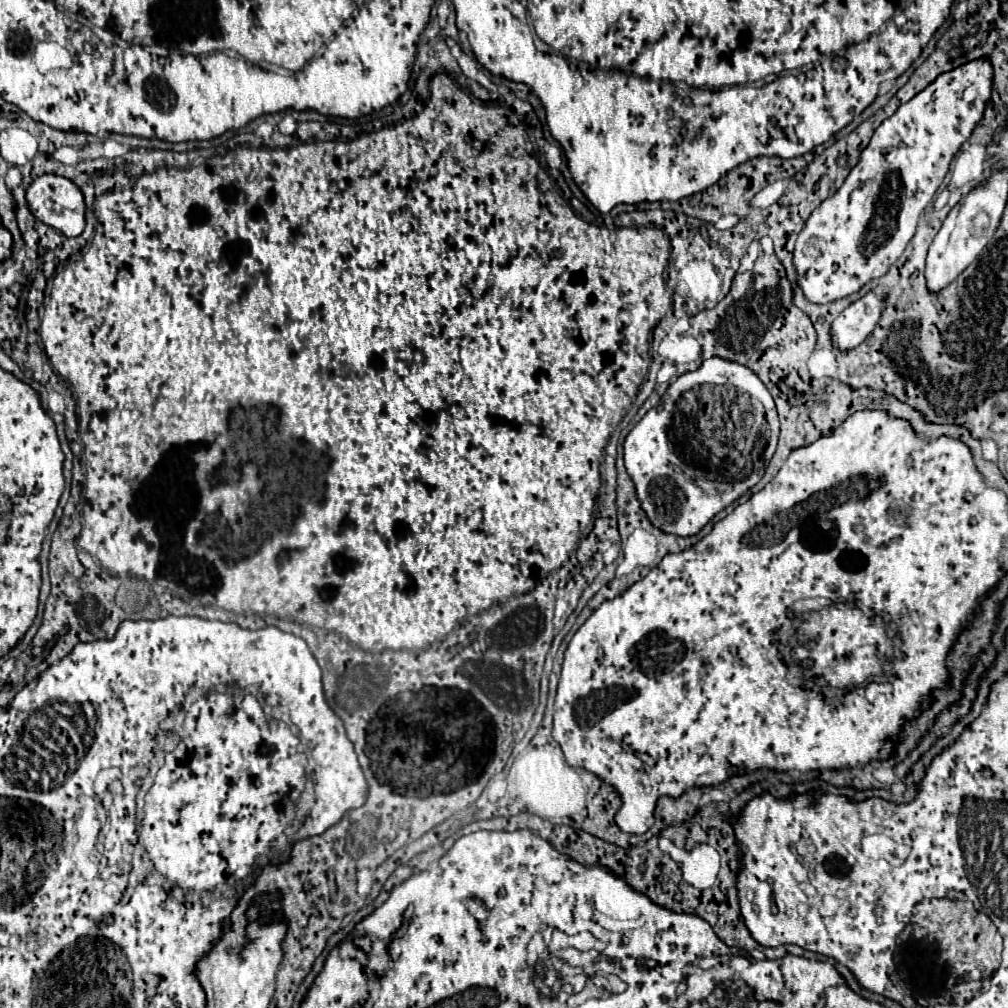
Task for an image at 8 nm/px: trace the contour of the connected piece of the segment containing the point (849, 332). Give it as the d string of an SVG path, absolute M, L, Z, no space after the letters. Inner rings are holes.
M869 290L857 302L849 304L833 322L833 346L839 350L851 350L859 346L875 328L885 304L883 294Z

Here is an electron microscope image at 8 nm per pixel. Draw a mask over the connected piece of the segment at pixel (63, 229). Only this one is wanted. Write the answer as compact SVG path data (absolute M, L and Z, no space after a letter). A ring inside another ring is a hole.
M43 174L39 178L35 178L31 182L31 186L27 188L27 202L29 202L29 210L33 212L33 216L41 222L45 222L47 226L59 230L65 236L79 236L85 228L85 202L83 202L83 194L77 188L77 184L73 184L71 180L67 180L65 176L57 176L57 174Z

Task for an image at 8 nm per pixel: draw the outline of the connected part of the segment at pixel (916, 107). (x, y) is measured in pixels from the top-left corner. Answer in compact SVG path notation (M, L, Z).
M987 58L971 60L959 68L953 68L951 72L939 74L927 88L923 88L923 92L901 104L893 116L885 118L879 124L871 136L871 142L861 152L855 168L851 168L849 176L845 178L843 186L811 212L809 220L797 236L793 264L797 268L799 286L809 302L829 304L859 292L865 282L883 276L889 266L895 264L895 260L903 254L907 242L913 238L921 212L945 180L953 156L983 118L983 110L991 96L991 84L991 62Z

